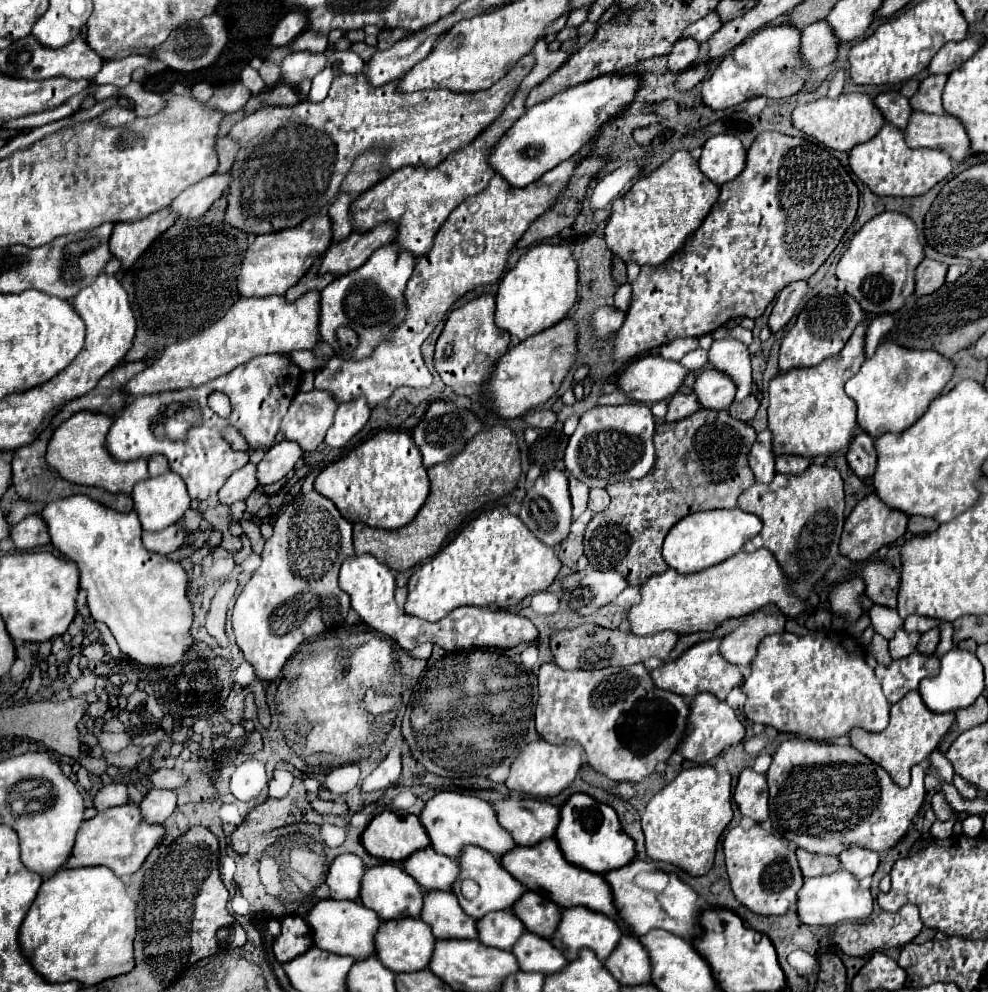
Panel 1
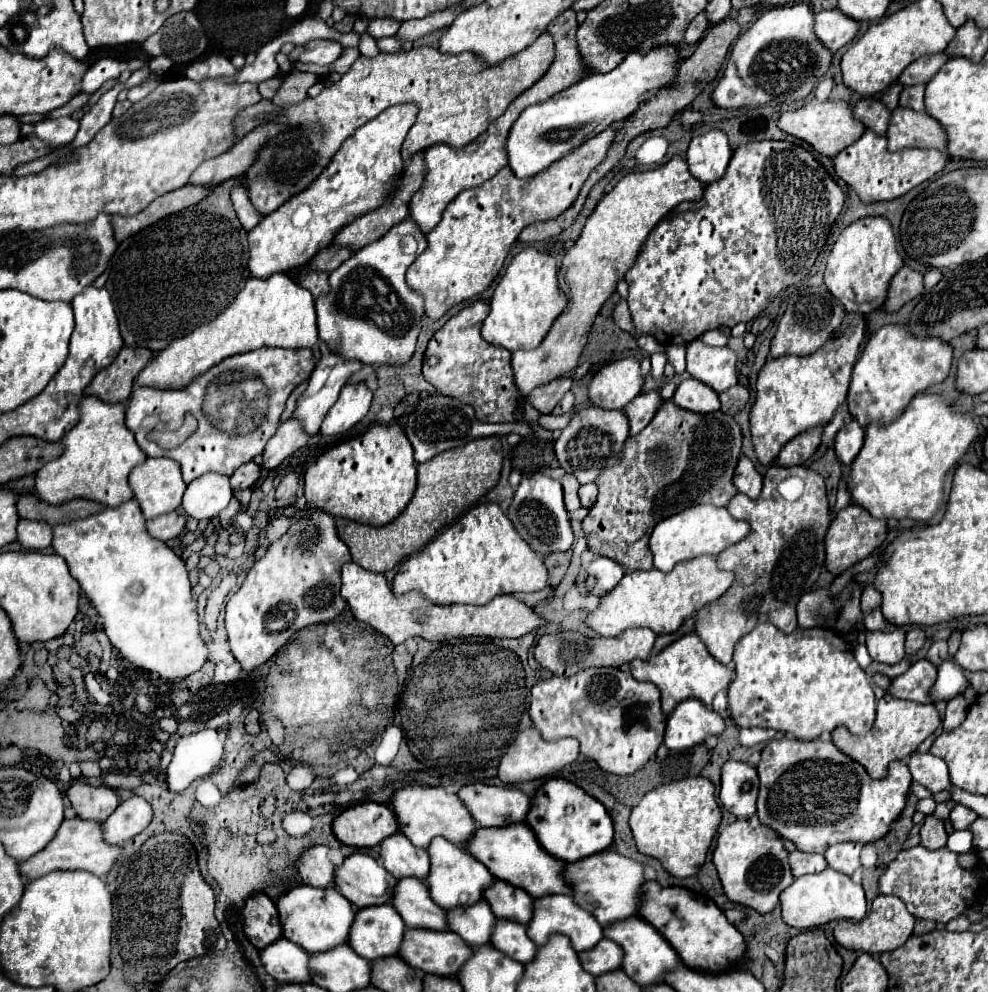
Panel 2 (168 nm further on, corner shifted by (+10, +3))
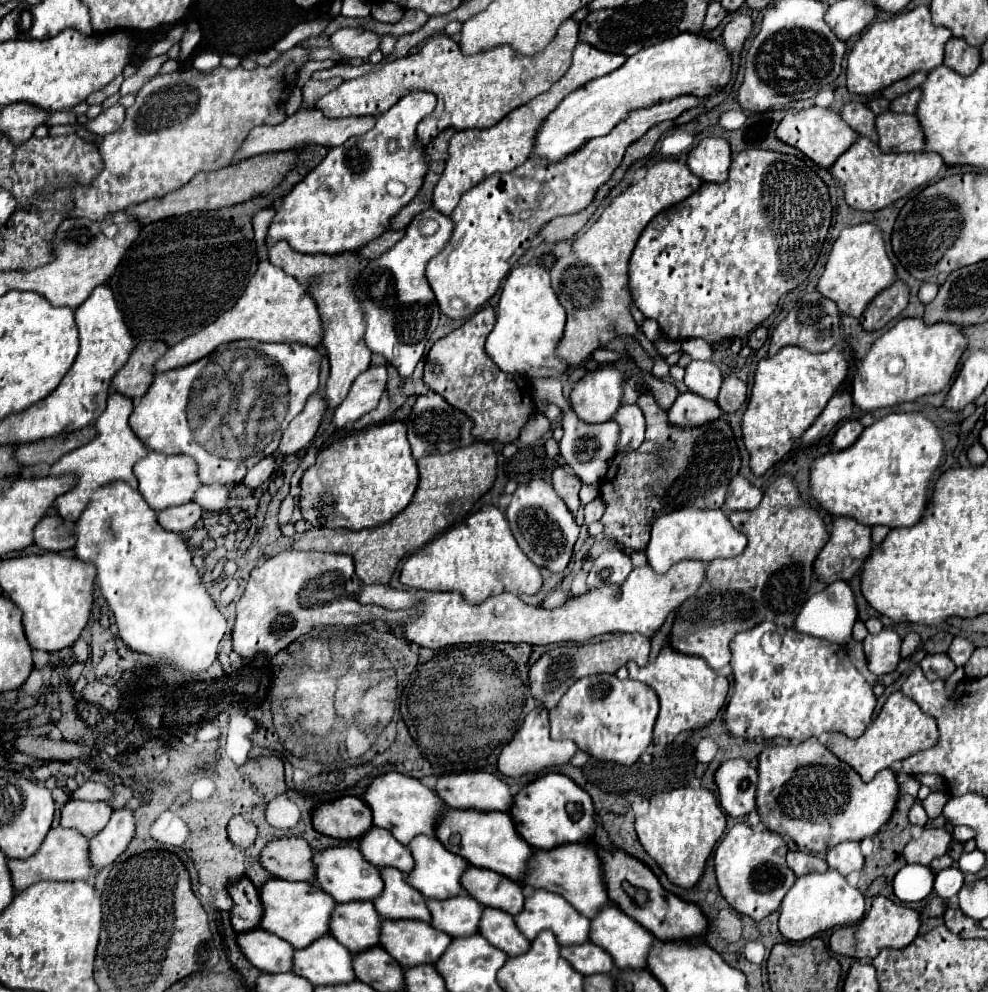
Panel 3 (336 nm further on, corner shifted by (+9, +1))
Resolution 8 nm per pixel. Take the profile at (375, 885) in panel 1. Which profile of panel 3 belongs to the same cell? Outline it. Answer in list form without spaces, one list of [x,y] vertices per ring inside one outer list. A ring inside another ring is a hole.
[[[328,847],[328,849],[316,851],[312,859],[314,859],[314,871],[316,871],[314,885],[326,891],[336,903],[374,901],[384,889],[384,881],[380,877],[378,867],[366,863],[366,859],[354,847]]]

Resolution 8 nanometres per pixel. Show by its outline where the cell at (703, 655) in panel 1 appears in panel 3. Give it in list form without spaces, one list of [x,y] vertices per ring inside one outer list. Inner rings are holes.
[[[670,645],[662,647],[660,655],[646,667],[638,667],[634,661],[630,661],[626,667],[630,679],[646,683],[660,699],[660,713],[654,725],[654,745],[672,743],[674,737],[684,731],[698,731],[708,727],[722,709],[730,687],[728,679],[716,675],[716,671],[706,665],[706,661],[698,657],[682,657],[674,653]]]

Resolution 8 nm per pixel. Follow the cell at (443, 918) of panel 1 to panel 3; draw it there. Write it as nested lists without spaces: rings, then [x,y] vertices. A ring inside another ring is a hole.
[[[382,867],[380,877],[384,881],[384,891],[372,903],[386,919],[416,919],[430,921],[430,911],[422,893],[412,889],[404,881],[404,873],[398,869]]]

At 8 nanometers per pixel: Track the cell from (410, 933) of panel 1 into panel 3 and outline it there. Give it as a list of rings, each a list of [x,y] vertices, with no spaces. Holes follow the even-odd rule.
[[[350,901],[336,905],[330,915],[330,935],[336,937],[352,955],[378,945],[380,923],[372,901]]]

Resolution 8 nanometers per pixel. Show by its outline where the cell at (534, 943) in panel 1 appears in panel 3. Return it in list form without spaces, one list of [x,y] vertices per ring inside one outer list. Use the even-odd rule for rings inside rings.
[[[482,909],[482,921],[478,925],[478,933],[490,941],[490,945],[502,949],[510,957],[526,953],[530,949],[530,941],[522,937],[518,927],[514,925],[514,917],[502,913],[500,909]]]

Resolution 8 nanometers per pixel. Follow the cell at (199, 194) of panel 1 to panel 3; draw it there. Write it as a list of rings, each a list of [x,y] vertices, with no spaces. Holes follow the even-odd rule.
[[[302,105],[292,117],[288,117],[284,123],[280,125],[260,125],[254,127],[248,135],[248,139],[244,141],[242,149],[238,151],[234,163],[260,155],[260,153],[268,153],[268,151],[288,151],[292,147],[298,145],[324,145],[324,147],[336,147],[342,145],[344,141],[348,141],[354,135],[364,135],[366,131],[370,131],[376,123],[376,117],[350,117],[350,119],[326,119],[320,111],[316,111],[314,105]]]

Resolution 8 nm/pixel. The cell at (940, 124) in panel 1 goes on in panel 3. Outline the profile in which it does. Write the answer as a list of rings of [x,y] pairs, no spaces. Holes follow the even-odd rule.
[[[886,111],[876,117],[876,133],[880,137],[878,147],[884,153],[922,151],[924,147],[924,135],[916,115]]]

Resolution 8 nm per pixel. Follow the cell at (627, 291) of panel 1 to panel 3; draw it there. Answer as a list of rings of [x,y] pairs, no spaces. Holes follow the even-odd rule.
[[[638,405],[620,407],[612,419],[620,425],[620,437],[618,437],[616,451],[626,453],[626,451],[638,449],[644,441],[644,415],[638,409]]]

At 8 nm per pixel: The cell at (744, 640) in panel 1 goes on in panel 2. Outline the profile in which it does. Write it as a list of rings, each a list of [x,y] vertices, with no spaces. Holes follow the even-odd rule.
[[[771,465],[765,473],[763,479],[763,489],[757,499],[749,499],[747,495],[737,493],[731,501],[729,507],[731,515],[735,519],[743,519],[751,525],[751,533],[735,543],[733,547],[727,547],[723,553],[717,557],[717,565],[727,571],[735,571],[735,583],[725,593],[717,603],[711,603],[709,607],[703,607],[695,621],[697,621],[697,635],[701,641],[707,645],[709,653],[723,665],[729,665],[733,659],[733,649],[741,637],[751,633],[759,623],[763,621],[773,621],[781,631],[791,633],[797,629],[797,613],[795,607],[801,599],[803,593],[811,591],[813,583],[817,581],[821,567],[825,563],[825,535],[831,523],[831,513],[829,513],[829,501],[825,493],[825,479],[803,465],[797,467],[779,467]]]

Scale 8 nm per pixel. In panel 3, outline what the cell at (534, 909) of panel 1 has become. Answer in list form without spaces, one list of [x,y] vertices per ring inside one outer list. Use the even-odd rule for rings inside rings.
[[[470,865],[462,875],[462,887],[484,907],[502,909],[510,915],[518,915],[524,907],[522,885],[508,881],[508,877],[490,869],[478,869]]]

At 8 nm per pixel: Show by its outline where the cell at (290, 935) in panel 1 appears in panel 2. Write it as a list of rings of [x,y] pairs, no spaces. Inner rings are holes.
[[[257,895],[257,899],[249,899],[249,903],[243,909],[243,915],[245,935],[259,951],[283,937],[279,911],[267,895]]]

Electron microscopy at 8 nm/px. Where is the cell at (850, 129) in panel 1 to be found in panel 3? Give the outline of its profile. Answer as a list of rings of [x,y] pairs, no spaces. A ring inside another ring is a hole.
[[[808,107],[798,113],[786,113],[786,117],[780,121],[776,129],[776,137],[782,143],[796,147],[800,153],[812,159],[818,167],[830,169],[834,161],[852,145],[852,141],[858,139],[858,133],[854,133],[854,129],[850,129],[850,125],[846,125],[838,113],[830,109],[822,109],[822,107]]]

